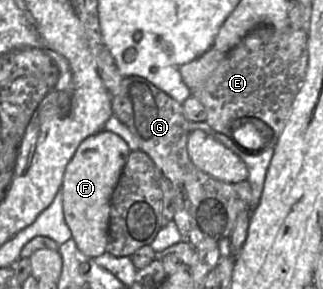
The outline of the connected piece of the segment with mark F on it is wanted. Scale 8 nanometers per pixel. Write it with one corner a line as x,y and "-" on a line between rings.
103,130
84,139
66,167
61,187
64,218
78,249
88,257
106,252
111,197
130,153
124,139

